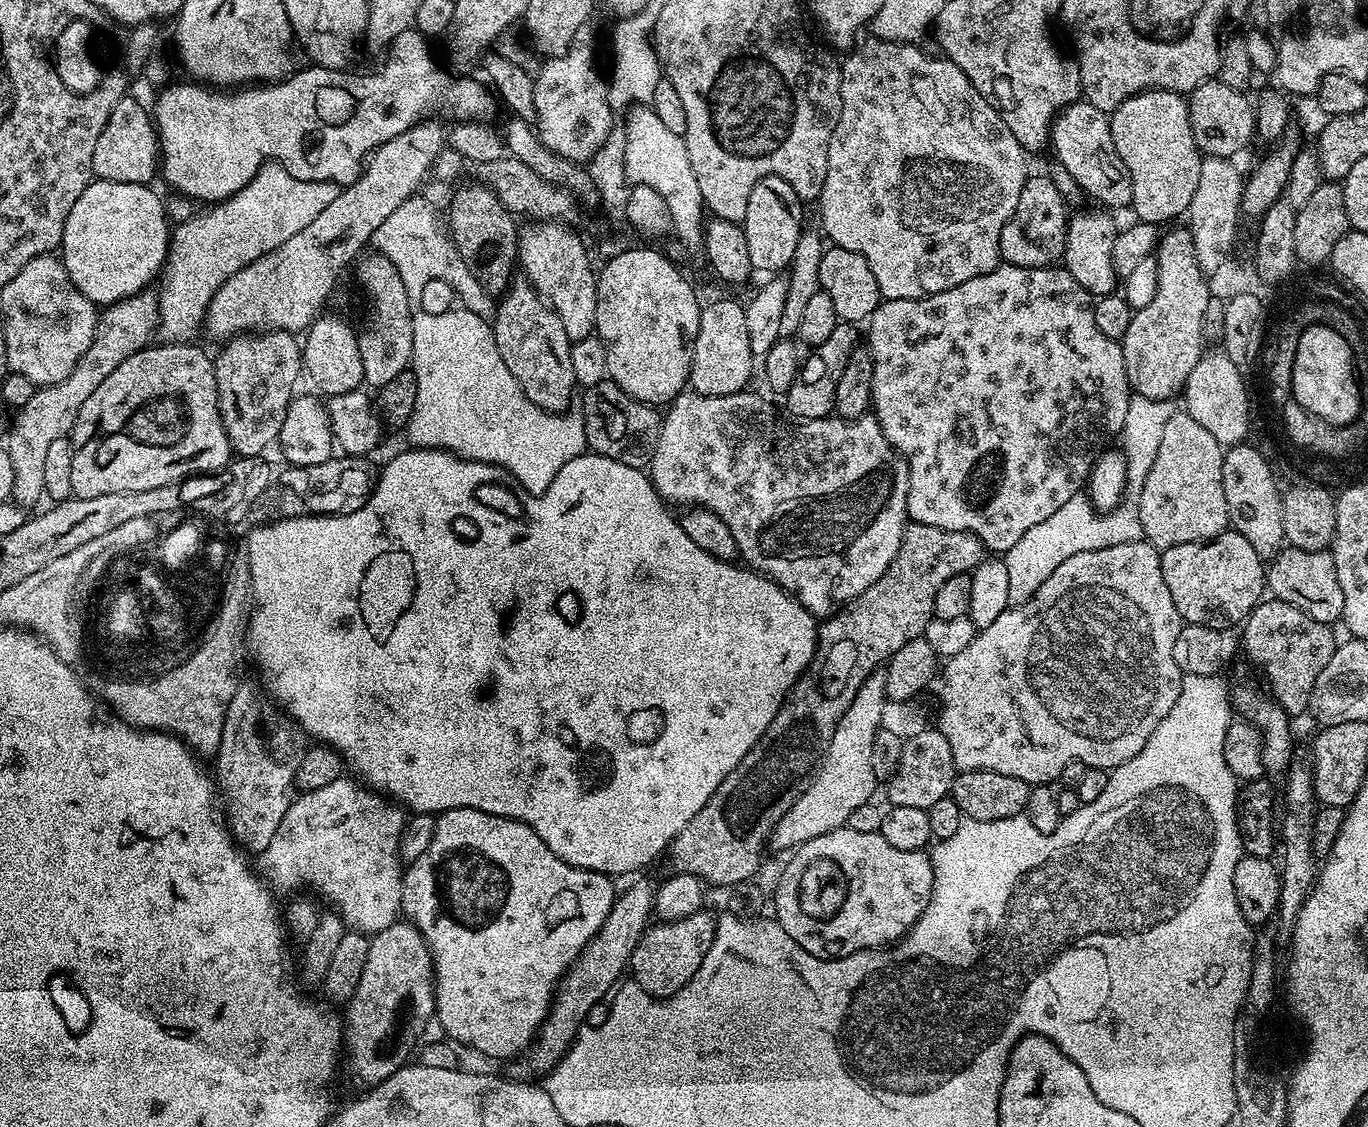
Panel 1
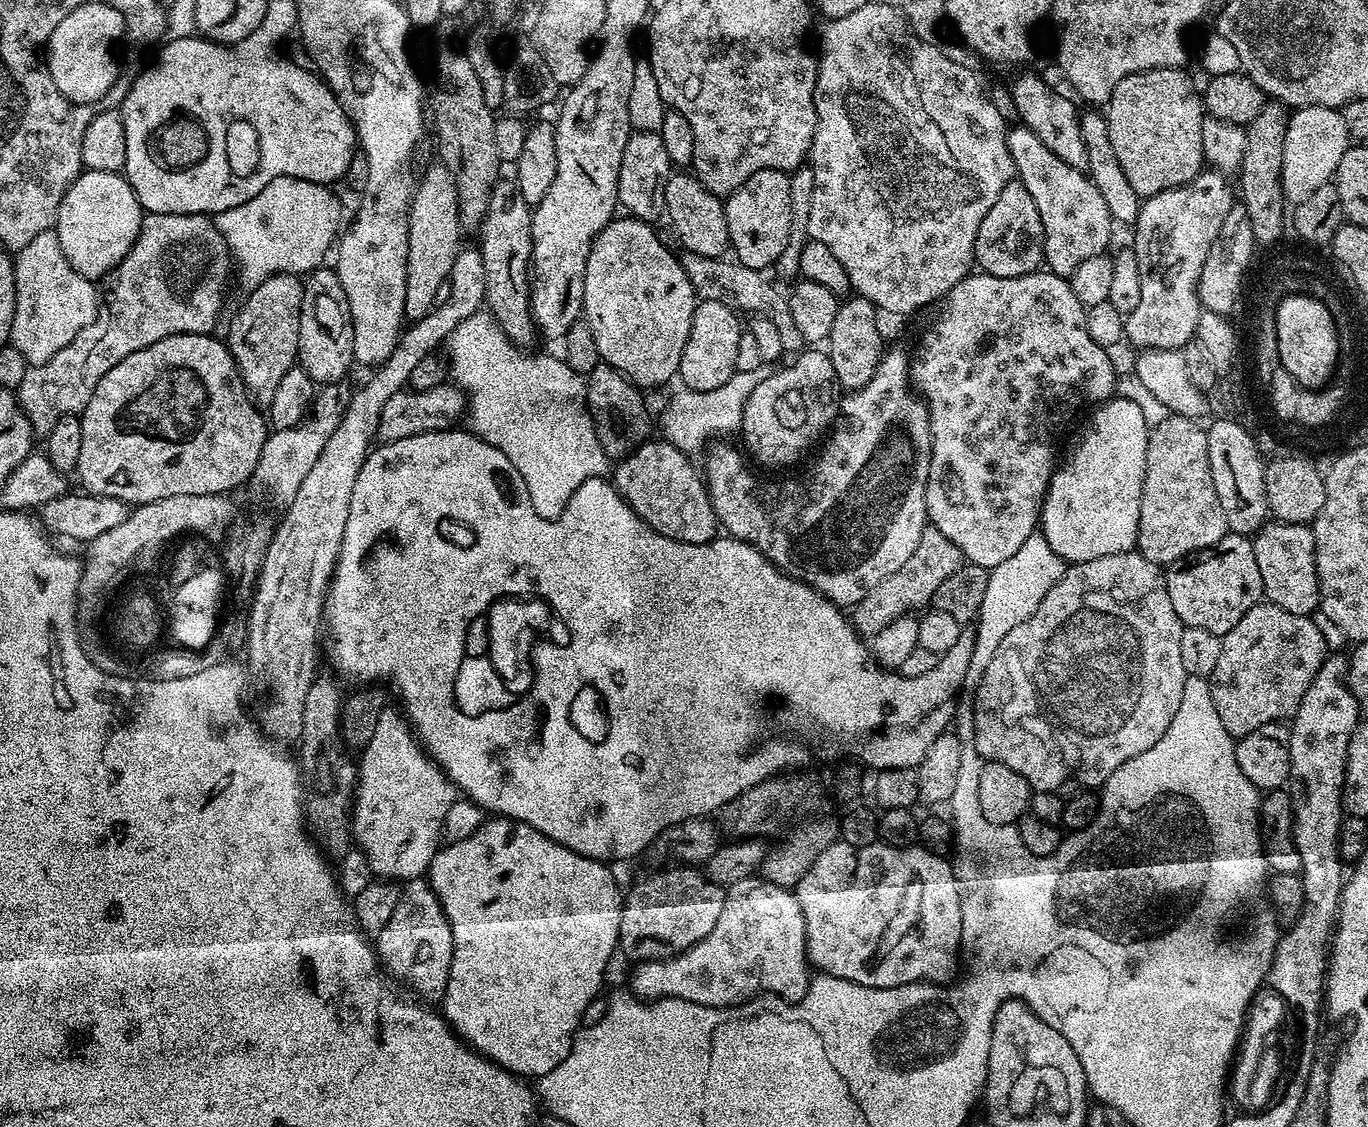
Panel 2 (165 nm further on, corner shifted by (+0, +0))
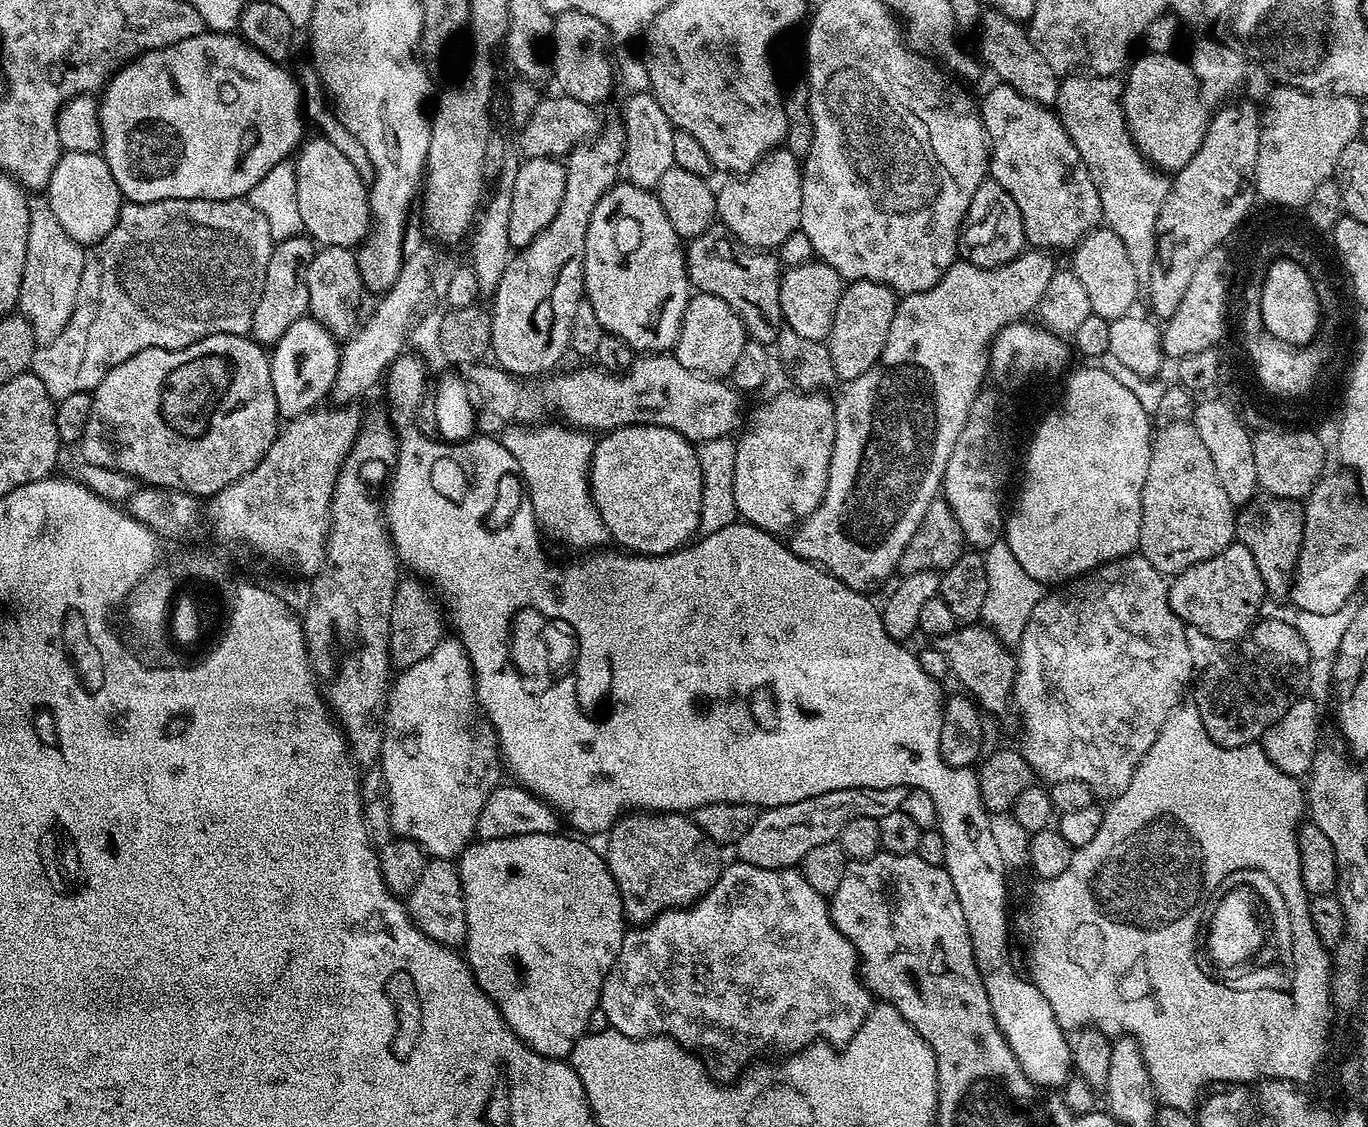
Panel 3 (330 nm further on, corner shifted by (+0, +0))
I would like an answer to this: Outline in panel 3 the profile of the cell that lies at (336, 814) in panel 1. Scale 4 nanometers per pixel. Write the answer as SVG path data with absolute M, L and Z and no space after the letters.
M445 638L441 640L438 646L434 646L434 650L430 650L430 654L426 654L426 658L422 658L422 662L414 662L414 666L403 669L399 673L400 676L391 681L386 703L384 706L384 737L382 738L382 750L378 761L378 769L384 776L384 786L387 792L389 822L392 824L392 832L399 839L412 840L417 846L424 849L429 857L438 860L455 861L460 853L473 843L476 835L476 822L478 814L488 795L492 793L493 788L501 783L502 777L502 761L500 759L500 750L496 742L496 732L492 729L491 724L484 719L477 703L476 703L476 679L472 676L472 663L466 654L464 647L460 645L459 640L455 638Z

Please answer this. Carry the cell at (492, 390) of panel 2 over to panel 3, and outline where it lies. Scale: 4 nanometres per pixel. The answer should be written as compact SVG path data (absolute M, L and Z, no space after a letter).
M540 422L535 426L509 426L502 433L502 442L516 459L516 470L524 482L527 498L532 503L536 523L545 533L548 532L564 544L580 550L596 550L605 547L610 537L602 518L592 501L592 487L588 481L588 471L592 465L592 451L596 440L587 431L565 426L560 422Z

